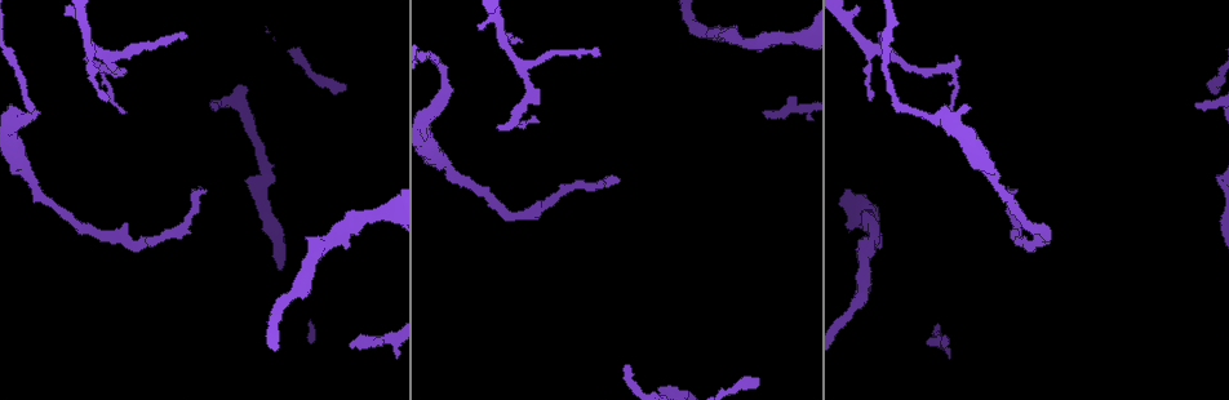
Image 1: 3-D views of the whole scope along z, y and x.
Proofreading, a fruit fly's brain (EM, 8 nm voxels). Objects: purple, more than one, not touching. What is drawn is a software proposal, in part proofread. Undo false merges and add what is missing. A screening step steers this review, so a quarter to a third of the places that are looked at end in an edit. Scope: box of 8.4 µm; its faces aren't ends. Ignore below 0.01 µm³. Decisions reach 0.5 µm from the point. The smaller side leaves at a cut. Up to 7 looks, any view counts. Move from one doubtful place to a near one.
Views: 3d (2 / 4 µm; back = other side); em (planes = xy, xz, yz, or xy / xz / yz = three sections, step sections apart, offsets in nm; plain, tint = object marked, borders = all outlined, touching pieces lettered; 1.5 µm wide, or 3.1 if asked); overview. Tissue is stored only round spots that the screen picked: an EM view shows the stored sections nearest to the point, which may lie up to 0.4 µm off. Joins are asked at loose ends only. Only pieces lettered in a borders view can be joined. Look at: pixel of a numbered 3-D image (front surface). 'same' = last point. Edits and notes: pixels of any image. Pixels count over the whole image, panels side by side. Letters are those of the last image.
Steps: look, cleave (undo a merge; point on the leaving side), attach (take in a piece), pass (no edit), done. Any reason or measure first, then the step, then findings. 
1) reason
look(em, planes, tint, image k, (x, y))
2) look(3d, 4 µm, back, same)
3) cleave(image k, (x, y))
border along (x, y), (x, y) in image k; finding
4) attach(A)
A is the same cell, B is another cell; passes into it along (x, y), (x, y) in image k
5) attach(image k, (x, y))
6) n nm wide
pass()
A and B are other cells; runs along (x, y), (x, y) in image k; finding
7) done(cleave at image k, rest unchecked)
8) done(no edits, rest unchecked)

an open end
look(em, planes, tint, image 1, (1197, 105))

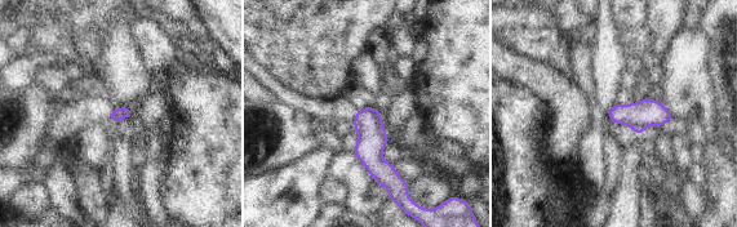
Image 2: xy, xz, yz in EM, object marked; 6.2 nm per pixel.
see the neighbours
look(em, planes, borders, same)

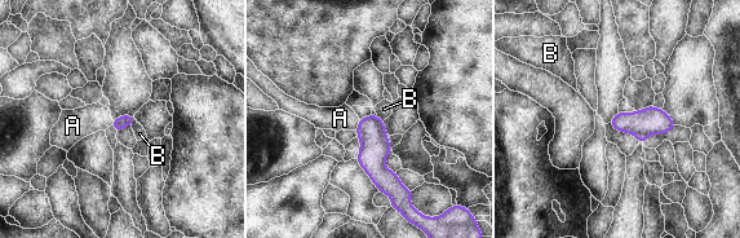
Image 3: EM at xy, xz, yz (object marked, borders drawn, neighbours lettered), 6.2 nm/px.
attach(A)
A is the same cell, B is another cell; passes into it along (375, 146), (358, 124), (340, 118) in image 3; it goes on there

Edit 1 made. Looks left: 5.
end of a long branch
look(em, xz, step 8, borders, image 1, (345, 86))

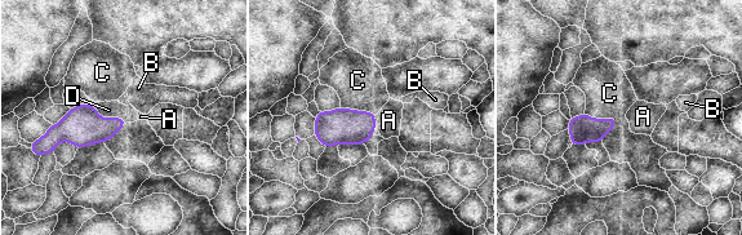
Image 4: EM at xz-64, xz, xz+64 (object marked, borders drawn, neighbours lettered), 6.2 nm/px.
look(em, planes, borders, same)

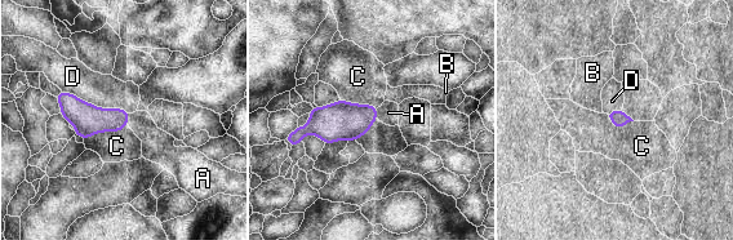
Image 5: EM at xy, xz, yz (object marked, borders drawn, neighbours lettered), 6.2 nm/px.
attach(A)
A is the same cell, B, C and D are other cells; it goes on there

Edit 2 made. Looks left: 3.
sharp bend
look(em, xz, step 8, tint, image 1, (103, 69))

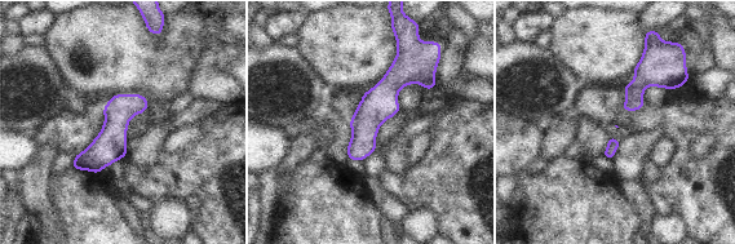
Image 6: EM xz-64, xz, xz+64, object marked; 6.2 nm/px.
cut it another way
look(em, planes, borders, same)

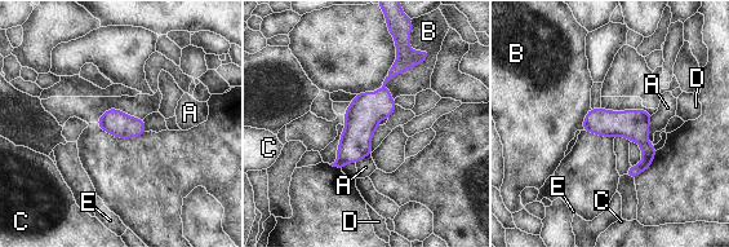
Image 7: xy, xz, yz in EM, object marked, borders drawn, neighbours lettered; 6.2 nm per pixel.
pass()
A, B, C, D and E are other cells; continuous, no second neuron

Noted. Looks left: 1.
done(attach at image 3, attach at image 5, rest unchecked)

